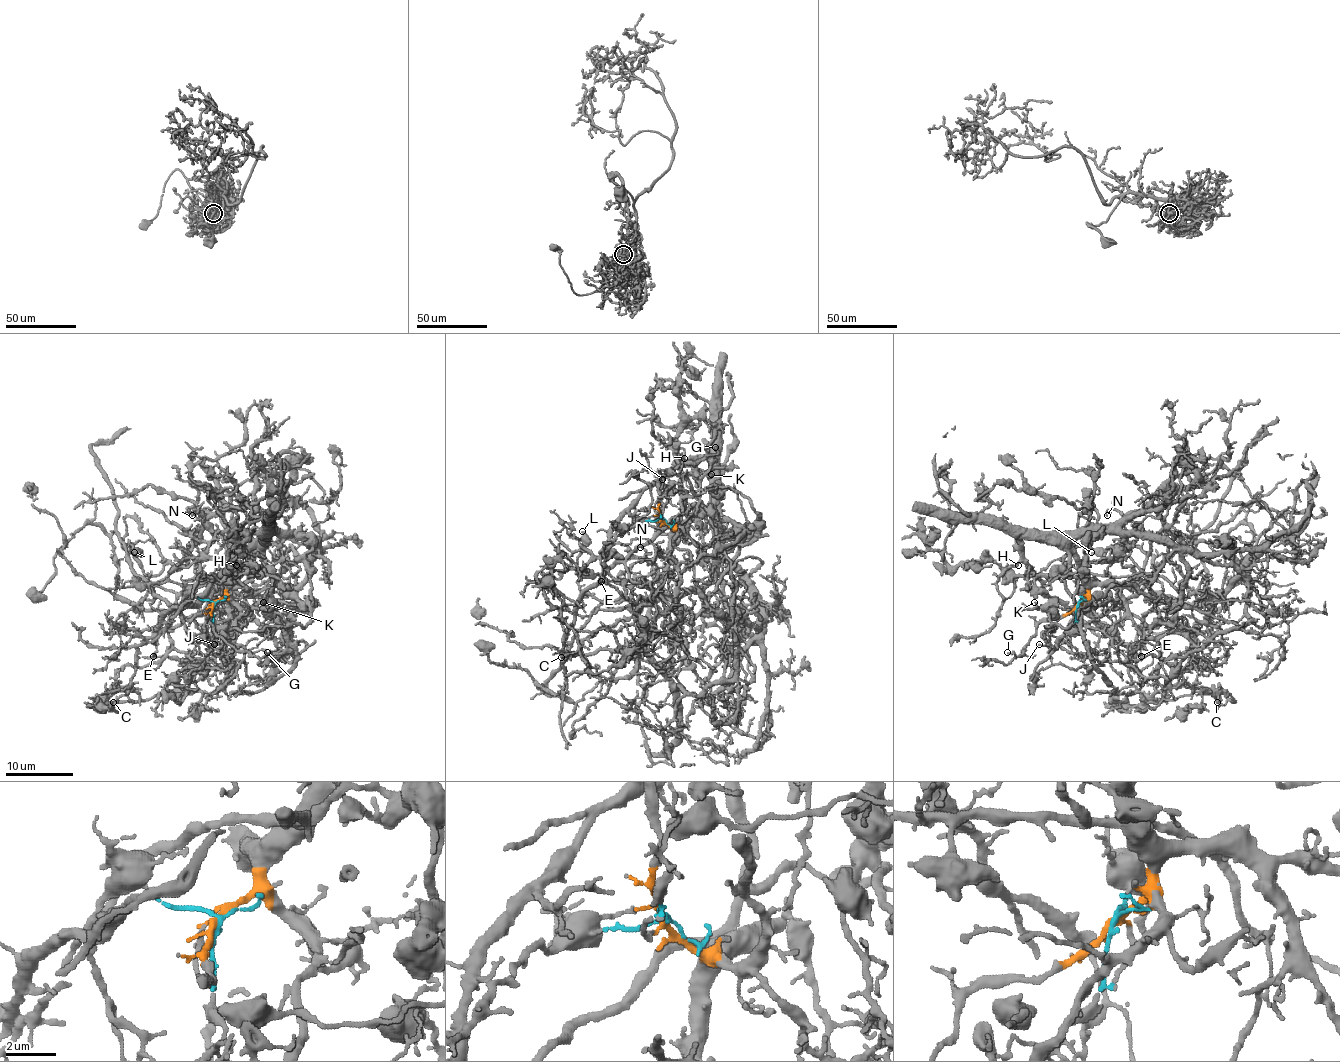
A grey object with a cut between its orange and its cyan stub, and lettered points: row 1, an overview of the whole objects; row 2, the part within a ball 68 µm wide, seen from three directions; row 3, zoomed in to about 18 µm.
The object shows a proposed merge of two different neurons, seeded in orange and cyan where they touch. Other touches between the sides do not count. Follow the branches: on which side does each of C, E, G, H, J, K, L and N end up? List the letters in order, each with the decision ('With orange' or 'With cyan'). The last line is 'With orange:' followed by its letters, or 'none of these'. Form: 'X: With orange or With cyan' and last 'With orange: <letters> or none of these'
C: With orange
E: With cyan
G: With orange
H: With orange
J: With cyan
K: With orange
L: With cyan
N: With cyan
With orange: C, G, H, K

